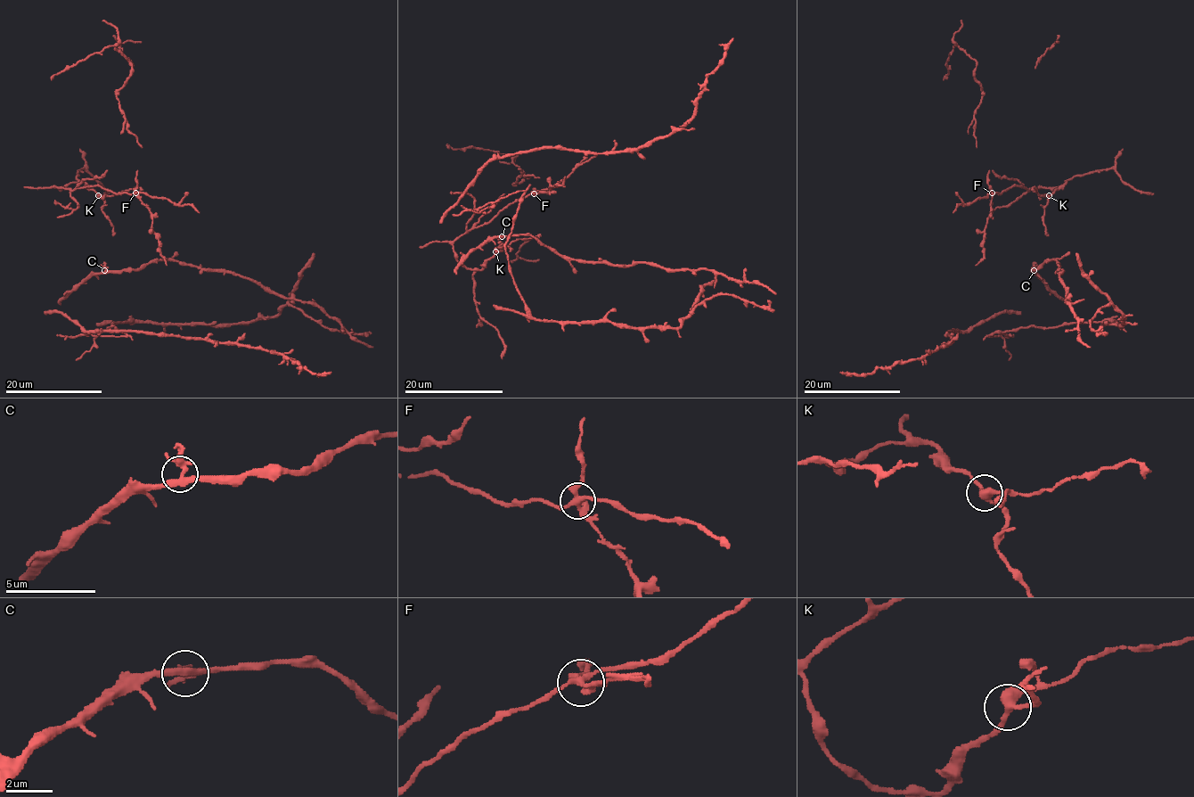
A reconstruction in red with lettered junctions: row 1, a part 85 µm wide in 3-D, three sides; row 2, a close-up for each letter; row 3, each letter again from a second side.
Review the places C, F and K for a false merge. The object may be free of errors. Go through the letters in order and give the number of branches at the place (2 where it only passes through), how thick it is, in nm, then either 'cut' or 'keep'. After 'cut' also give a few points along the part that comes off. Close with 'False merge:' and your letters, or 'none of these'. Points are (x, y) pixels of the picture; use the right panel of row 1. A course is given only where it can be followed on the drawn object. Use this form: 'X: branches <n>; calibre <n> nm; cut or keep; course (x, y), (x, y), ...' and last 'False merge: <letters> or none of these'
C: branches 4; calibre 320 nm; keep
F: branches 4; calibre 320 nm; cut; course (992, 193), (984, 257), (975, 266)
K: branches 3; calibre 320 nm; keep
False merge: F

